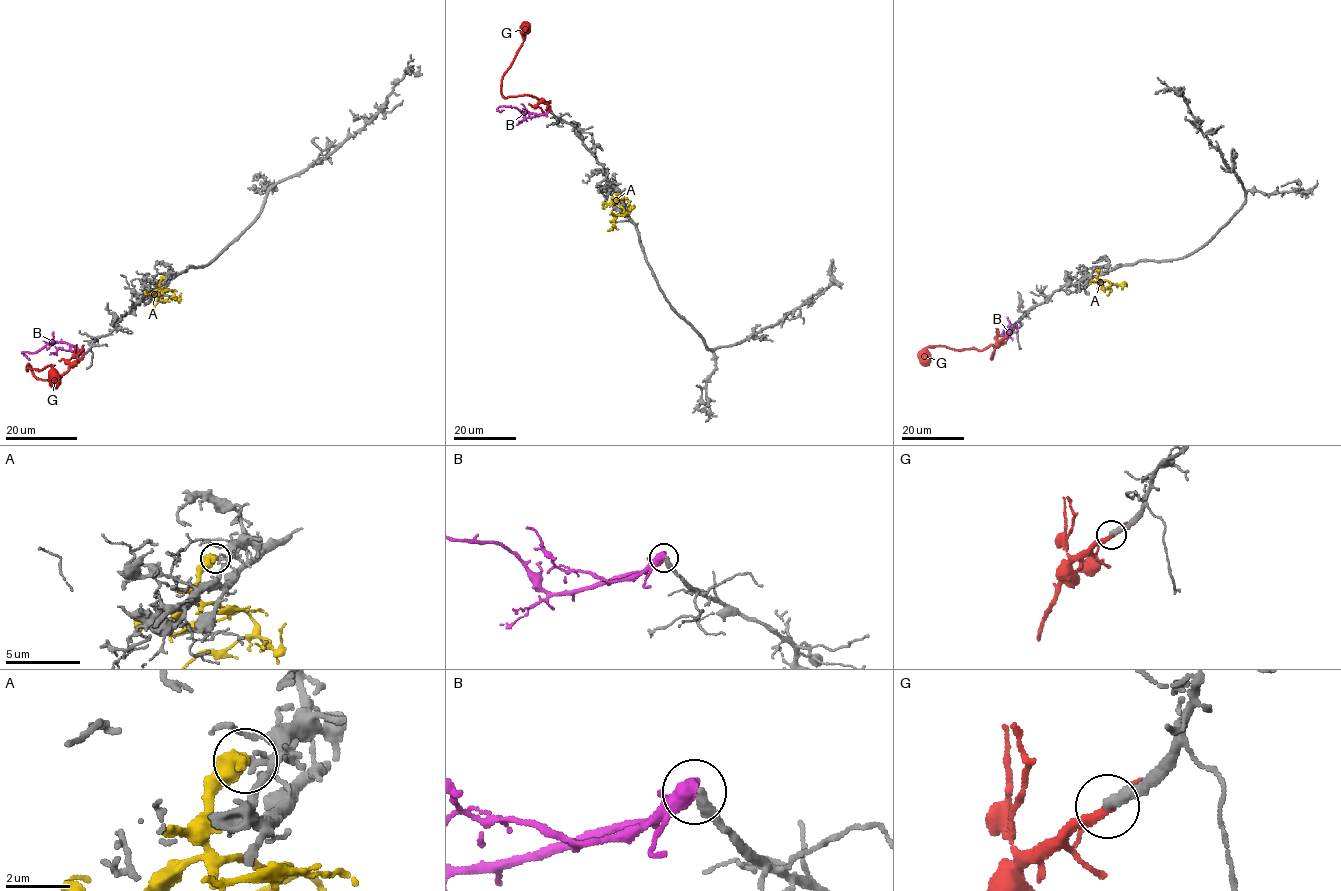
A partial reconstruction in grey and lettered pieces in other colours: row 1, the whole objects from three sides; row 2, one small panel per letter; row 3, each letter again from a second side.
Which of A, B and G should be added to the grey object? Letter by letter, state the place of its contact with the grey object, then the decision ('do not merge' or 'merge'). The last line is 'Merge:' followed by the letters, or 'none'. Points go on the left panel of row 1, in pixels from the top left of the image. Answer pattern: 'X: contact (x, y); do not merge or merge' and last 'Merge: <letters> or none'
A: contact (164, 277); do not merge
B: contact (83, 353); do not merge
G: contact (83, 354); merge
Merge: G

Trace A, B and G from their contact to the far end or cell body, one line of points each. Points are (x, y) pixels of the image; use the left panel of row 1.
A: (164, 277), (159, 286), (168, 290), (149, 295)
B: (83, 353), (65, 342), (56, 341), (34, 352), (22, 351), (29, 359)
G: (84, 354), (56, 379), (38, 379), (31, 367), (27, 366), (28, 370), (52, 365), (56, 388)

